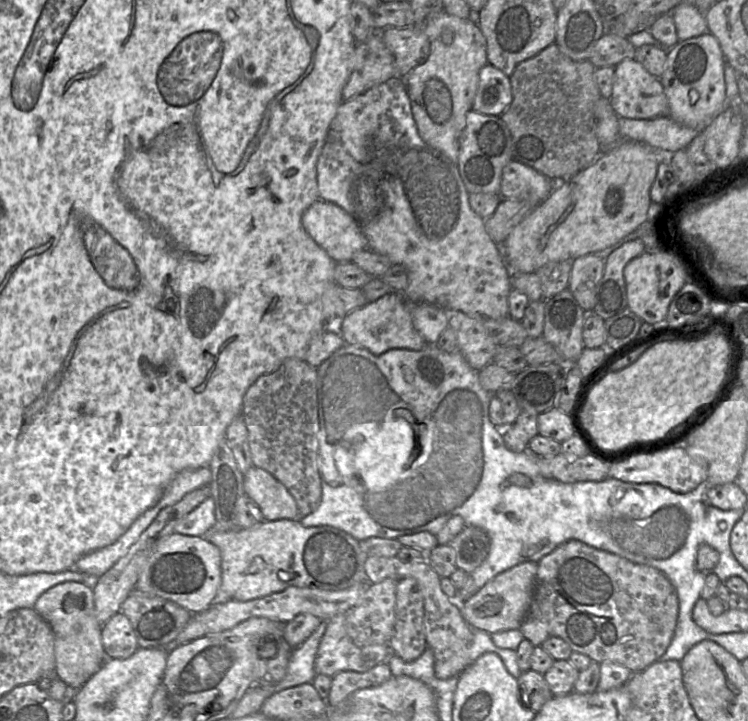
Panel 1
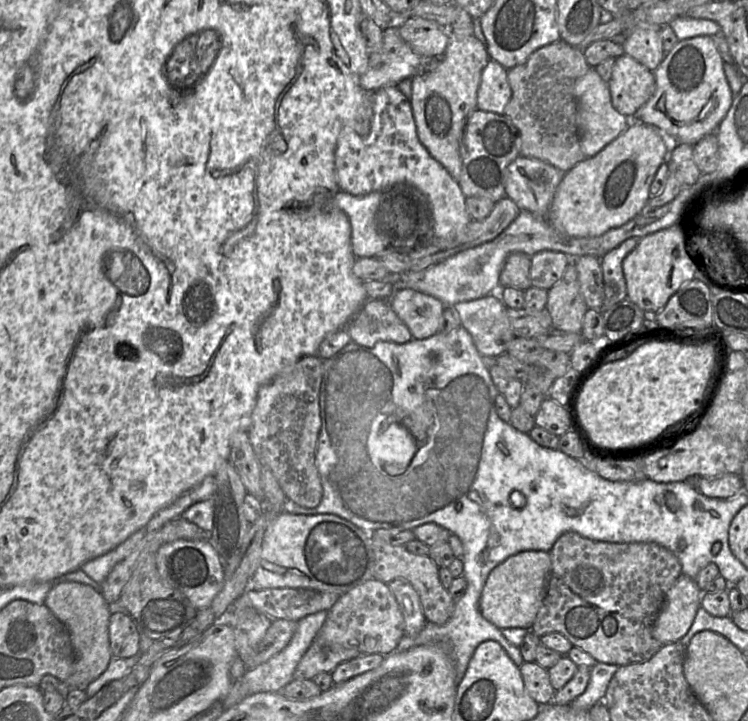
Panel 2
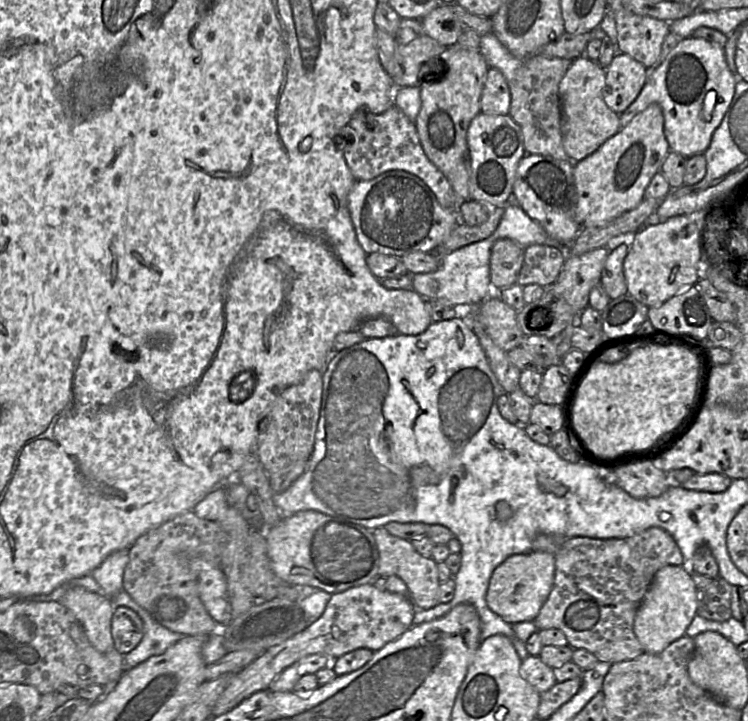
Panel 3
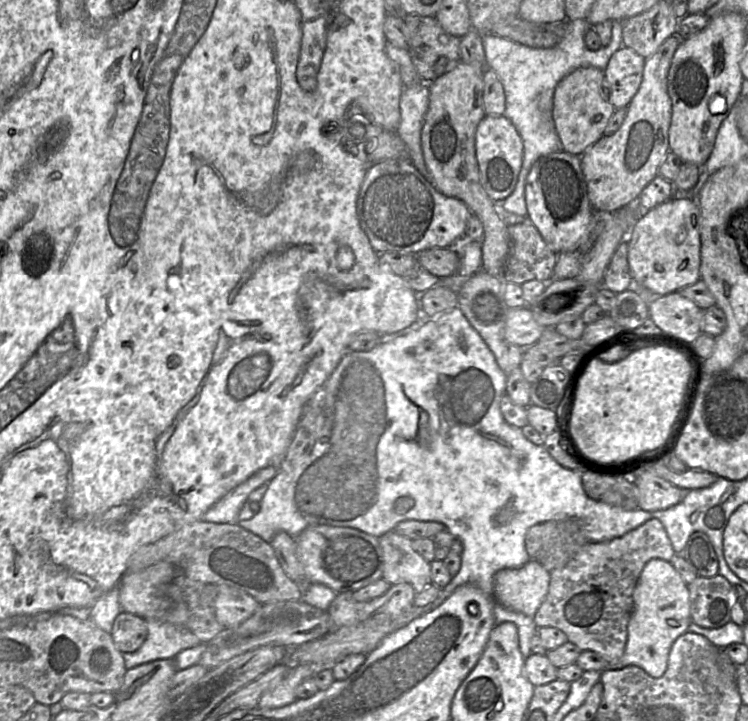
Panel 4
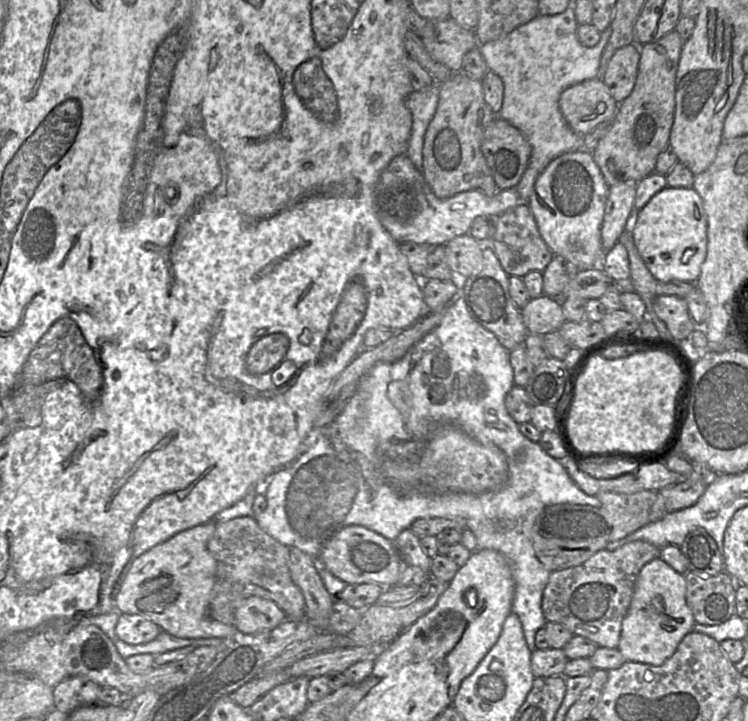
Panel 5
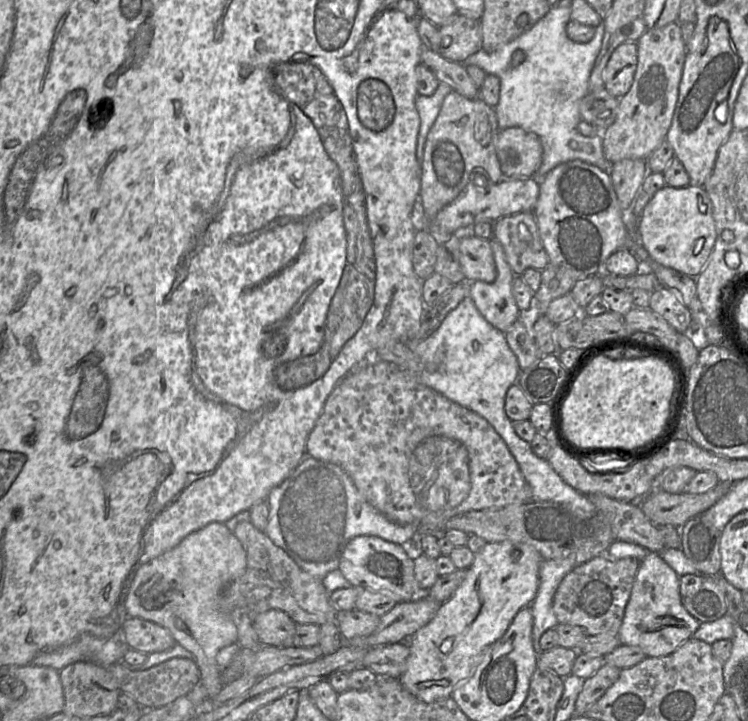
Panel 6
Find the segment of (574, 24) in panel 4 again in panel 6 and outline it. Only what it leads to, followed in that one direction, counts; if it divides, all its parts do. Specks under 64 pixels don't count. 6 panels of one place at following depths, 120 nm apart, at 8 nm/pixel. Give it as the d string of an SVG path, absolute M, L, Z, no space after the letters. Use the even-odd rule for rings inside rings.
M551 6L544 17L519 37L493 52L482 48L462 63L465 66L476 65L487 74L493 74L500 79L500 98L494 107L500 130L520 127L537 134L540 138L543 148L542 162L535 175L539 180L557 165L572 160L582 160L602 170L607 170L610 174L611 164L603 153L602 133L588 137L578 131L578 124L581 120L579 105L581 99L589 93L590 75L604 37L604 21L595 28L595 35L589 42L575 42L568 37L566 31L567 24L571 20L571 10L570 6Z

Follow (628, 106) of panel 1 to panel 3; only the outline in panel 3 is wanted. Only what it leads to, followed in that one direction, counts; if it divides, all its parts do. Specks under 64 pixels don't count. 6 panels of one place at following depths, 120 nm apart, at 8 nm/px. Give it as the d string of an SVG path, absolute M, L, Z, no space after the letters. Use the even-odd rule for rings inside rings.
M616 53L605 69L603 99L618 115L636 99L650 71L640 62L624 53Z

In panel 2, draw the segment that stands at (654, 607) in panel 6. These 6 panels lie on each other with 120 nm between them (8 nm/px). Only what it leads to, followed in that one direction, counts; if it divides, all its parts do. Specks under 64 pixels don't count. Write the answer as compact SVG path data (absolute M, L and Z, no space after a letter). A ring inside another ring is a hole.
M681 574L665 596L652 636L662 644L680 641L701 606L702 593L695 579Z

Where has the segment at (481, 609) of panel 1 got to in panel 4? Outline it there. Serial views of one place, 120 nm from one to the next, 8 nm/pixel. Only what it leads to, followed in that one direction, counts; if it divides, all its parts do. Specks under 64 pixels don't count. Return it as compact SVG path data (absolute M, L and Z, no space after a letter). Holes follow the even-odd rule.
M532 559L518 568L501 569L494 575L493 597L507 609L534 617L548 593L550 577L550 572Z

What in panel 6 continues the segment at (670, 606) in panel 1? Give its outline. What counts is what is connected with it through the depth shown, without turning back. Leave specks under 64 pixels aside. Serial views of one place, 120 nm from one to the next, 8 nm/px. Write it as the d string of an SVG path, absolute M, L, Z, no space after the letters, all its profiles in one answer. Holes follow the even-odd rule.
M600 555L572 569L564 576L553 597L552 607L558 623L579 626L590 636L601 633L618 635L639 565L640 561L635 558L609 560Z

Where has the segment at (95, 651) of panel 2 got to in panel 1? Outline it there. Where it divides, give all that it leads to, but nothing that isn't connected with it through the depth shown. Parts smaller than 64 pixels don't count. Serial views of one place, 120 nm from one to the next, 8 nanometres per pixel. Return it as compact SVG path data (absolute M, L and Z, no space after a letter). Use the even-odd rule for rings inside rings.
M66 581L44 592L33 606L48 622L55 636L55 673L69 688L80 689L105 662L102 624L96 618L93 587L85 582Z

